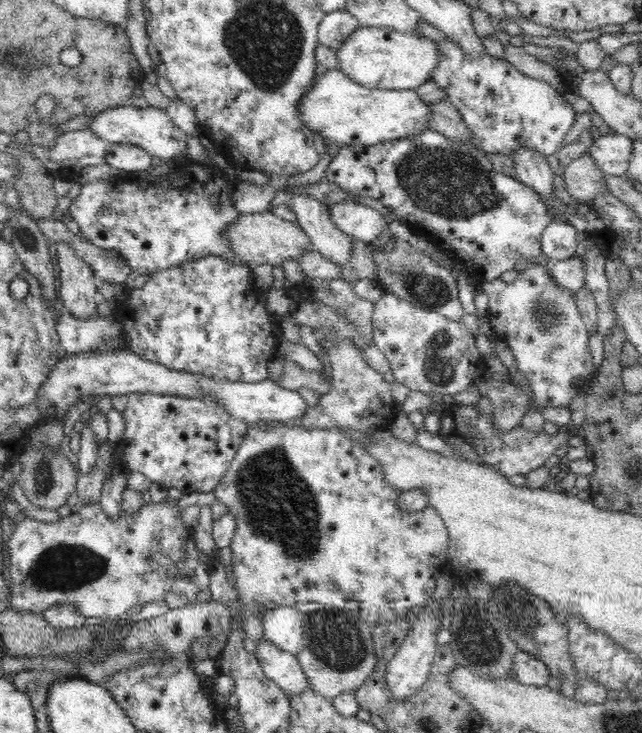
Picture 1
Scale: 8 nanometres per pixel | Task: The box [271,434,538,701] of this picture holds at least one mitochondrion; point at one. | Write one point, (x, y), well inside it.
(338, 642)

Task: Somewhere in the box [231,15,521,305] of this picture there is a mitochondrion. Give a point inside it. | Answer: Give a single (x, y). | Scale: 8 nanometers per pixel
(444, 181)

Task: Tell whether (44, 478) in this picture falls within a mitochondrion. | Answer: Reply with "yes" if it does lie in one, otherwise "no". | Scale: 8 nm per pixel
yes

